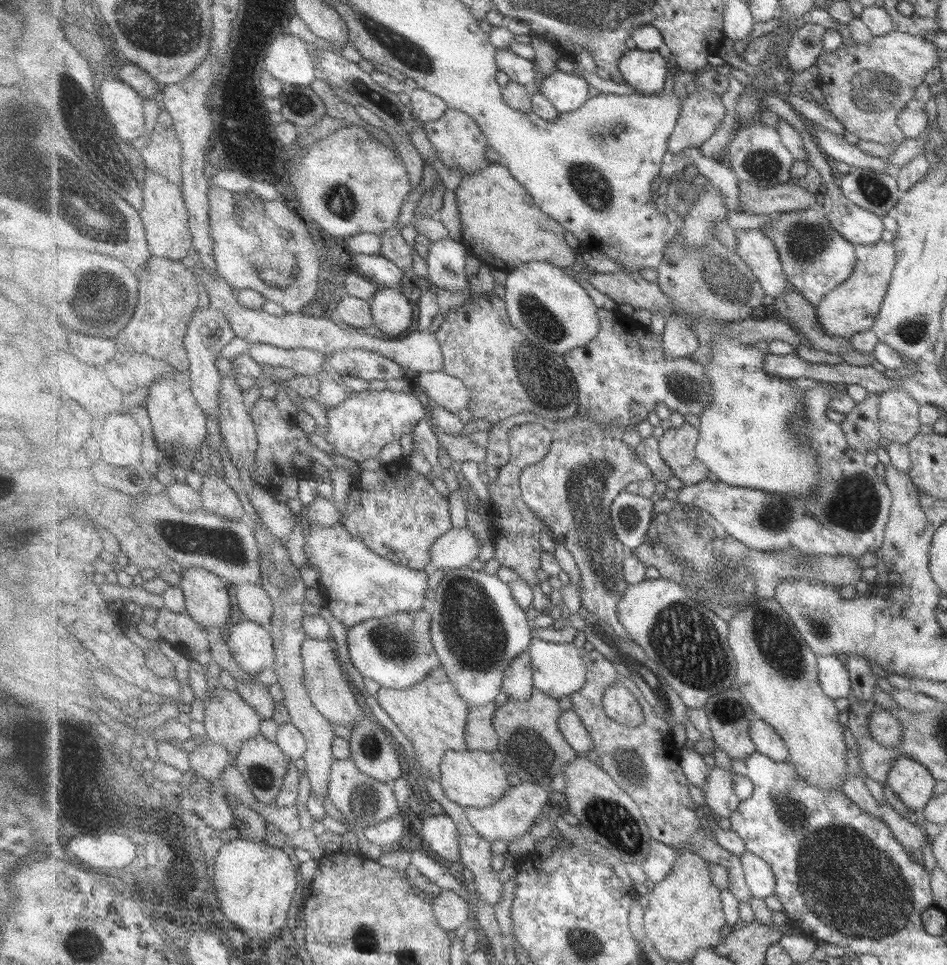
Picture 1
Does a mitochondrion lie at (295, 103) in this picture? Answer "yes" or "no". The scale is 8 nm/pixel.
yes

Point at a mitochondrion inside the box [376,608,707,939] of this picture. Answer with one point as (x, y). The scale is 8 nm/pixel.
(611, 822)

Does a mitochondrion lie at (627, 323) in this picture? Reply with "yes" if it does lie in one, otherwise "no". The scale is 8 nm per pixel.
no

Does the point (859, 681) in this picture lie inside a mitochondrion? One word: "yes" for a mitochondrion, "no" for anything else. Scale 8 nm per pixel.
no

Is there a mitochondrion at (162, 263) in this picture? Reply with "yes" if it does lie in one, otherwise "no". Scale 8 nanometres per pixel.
no

